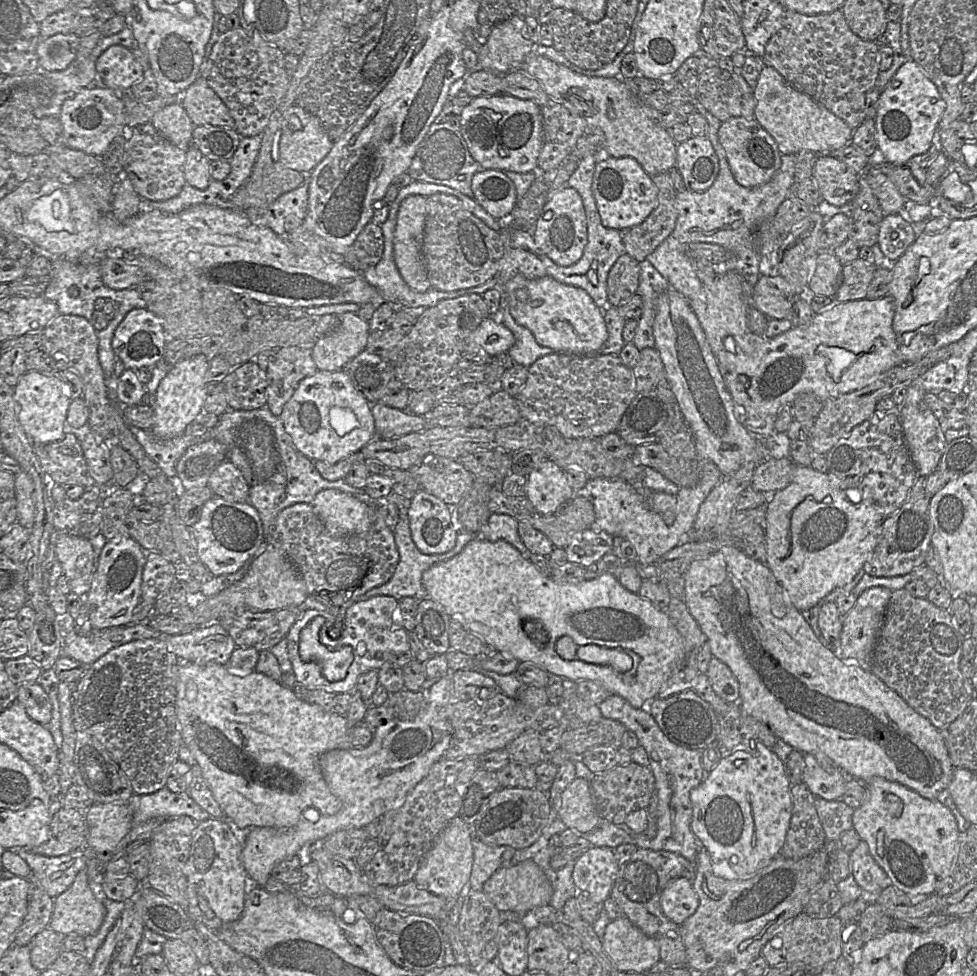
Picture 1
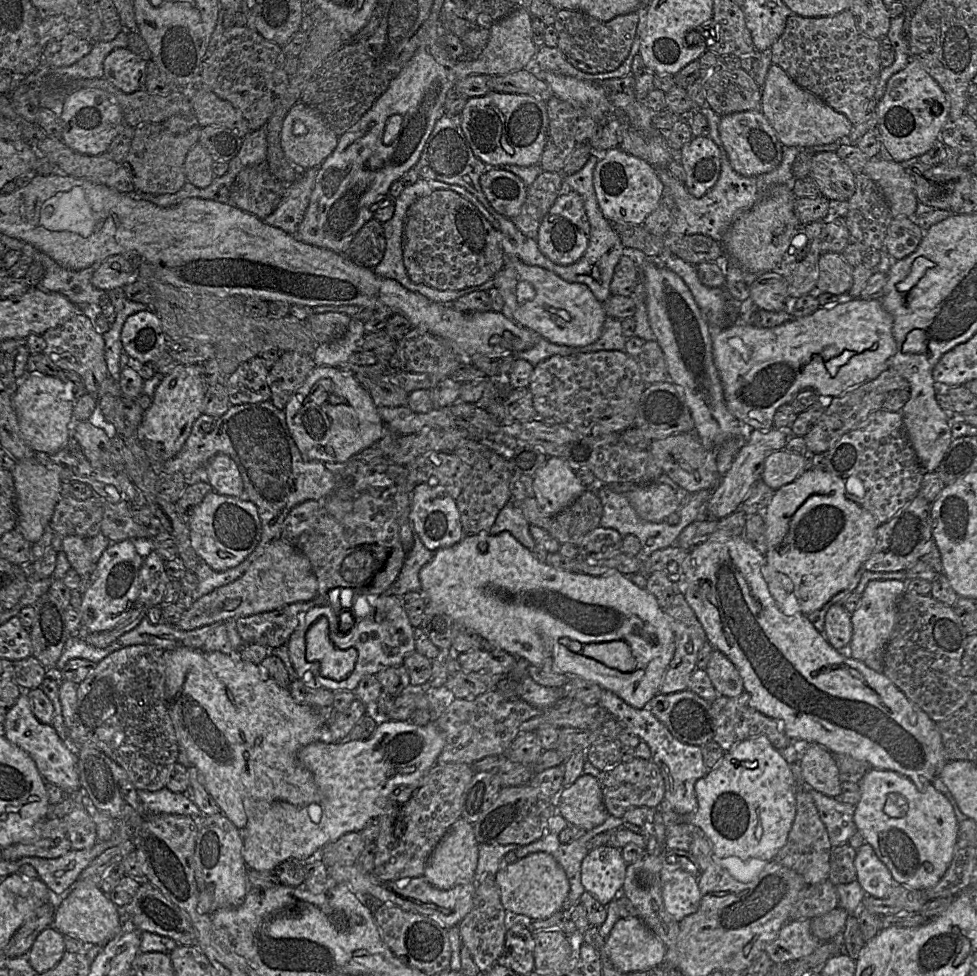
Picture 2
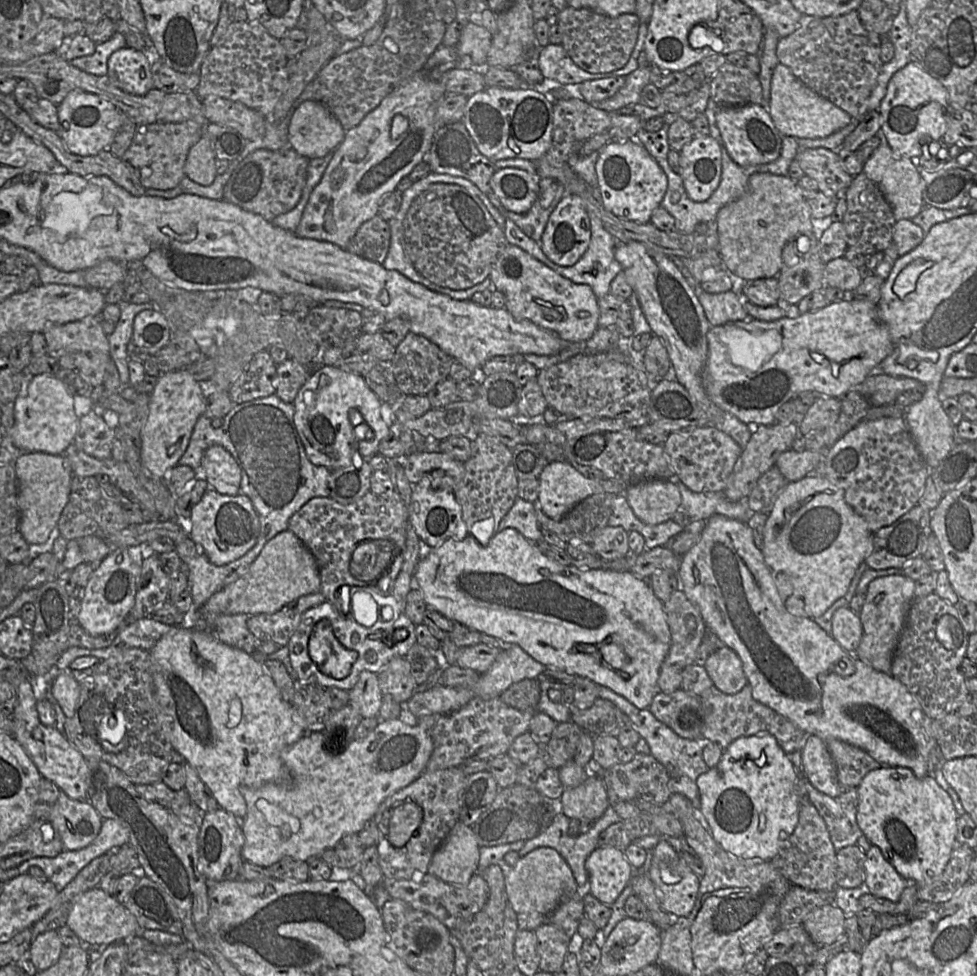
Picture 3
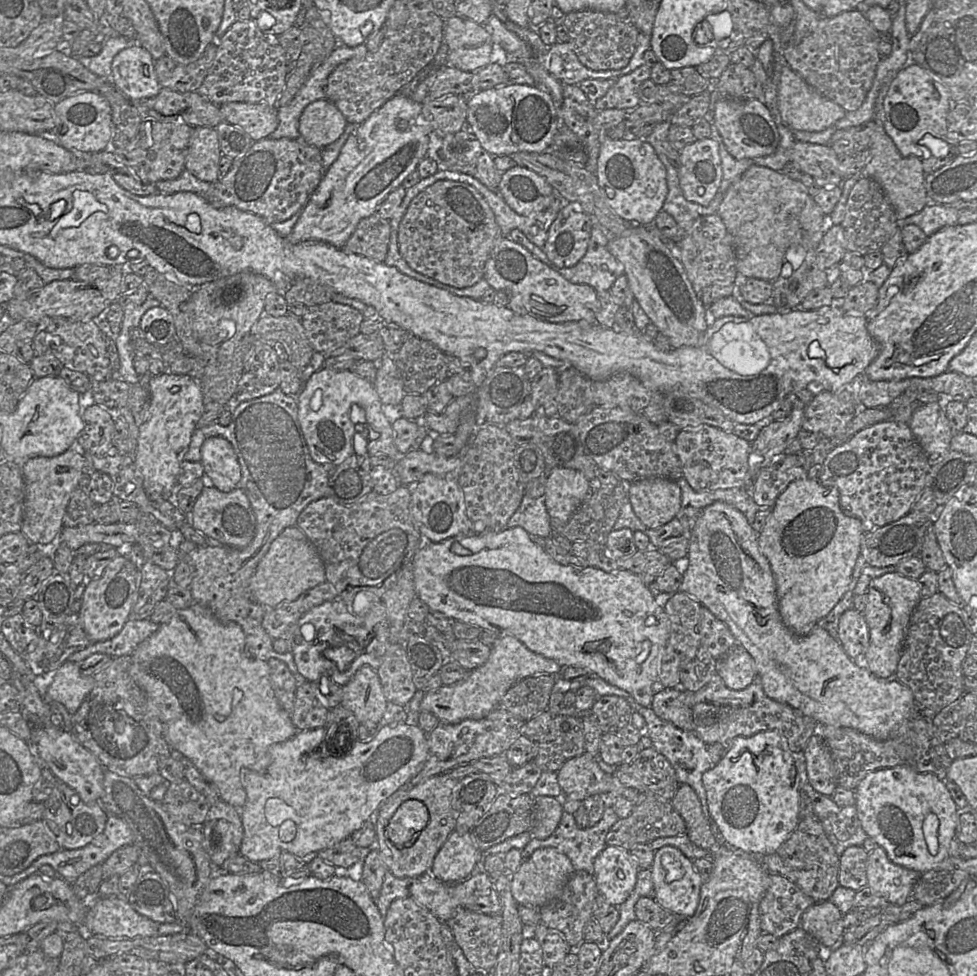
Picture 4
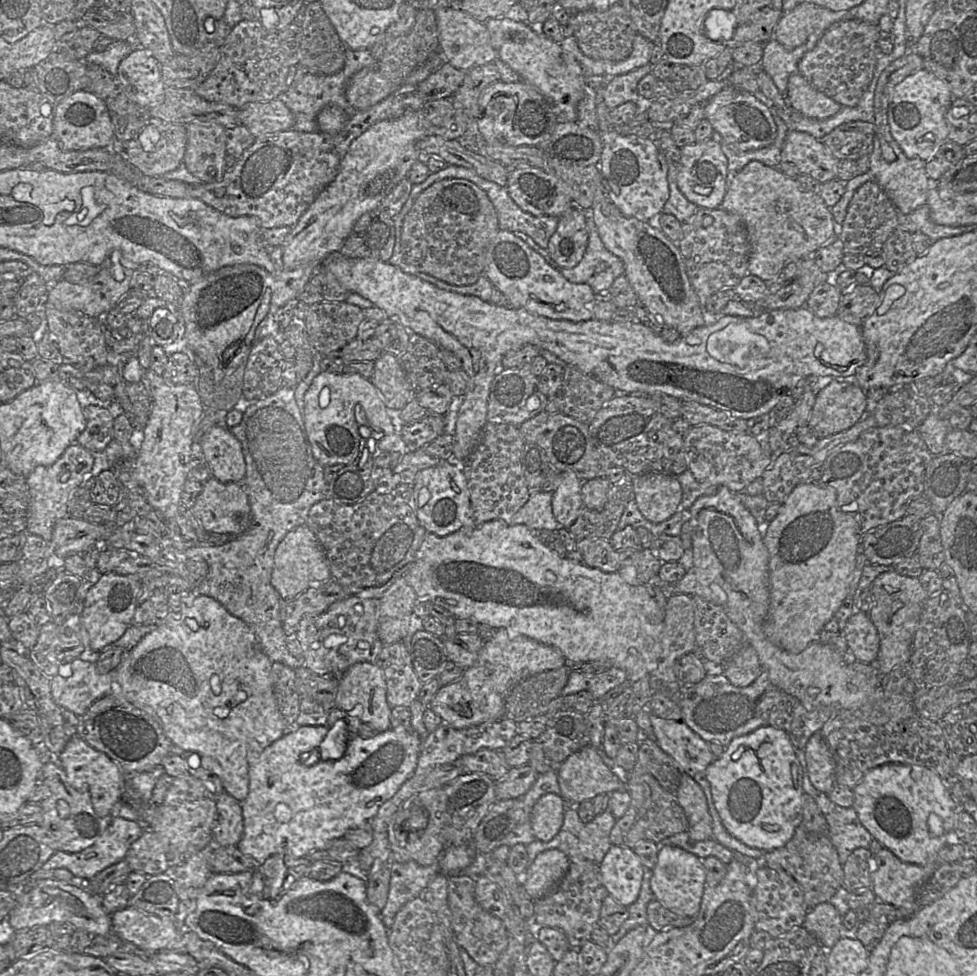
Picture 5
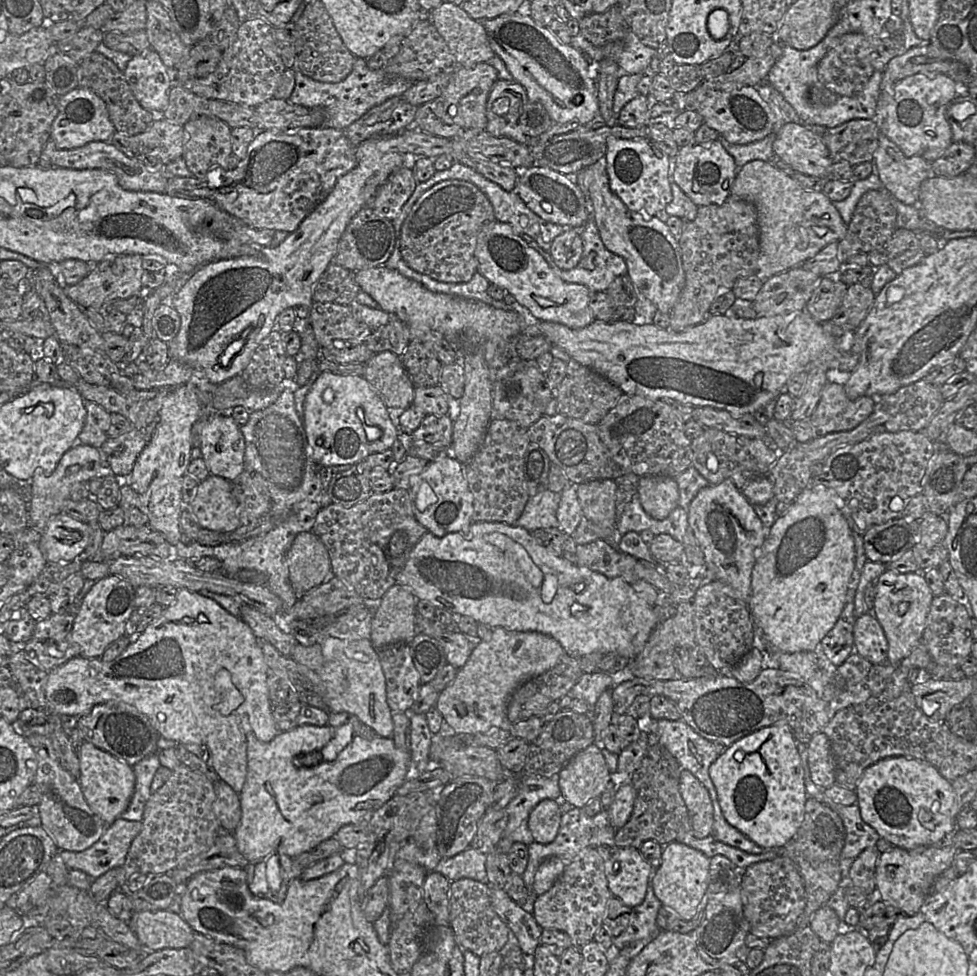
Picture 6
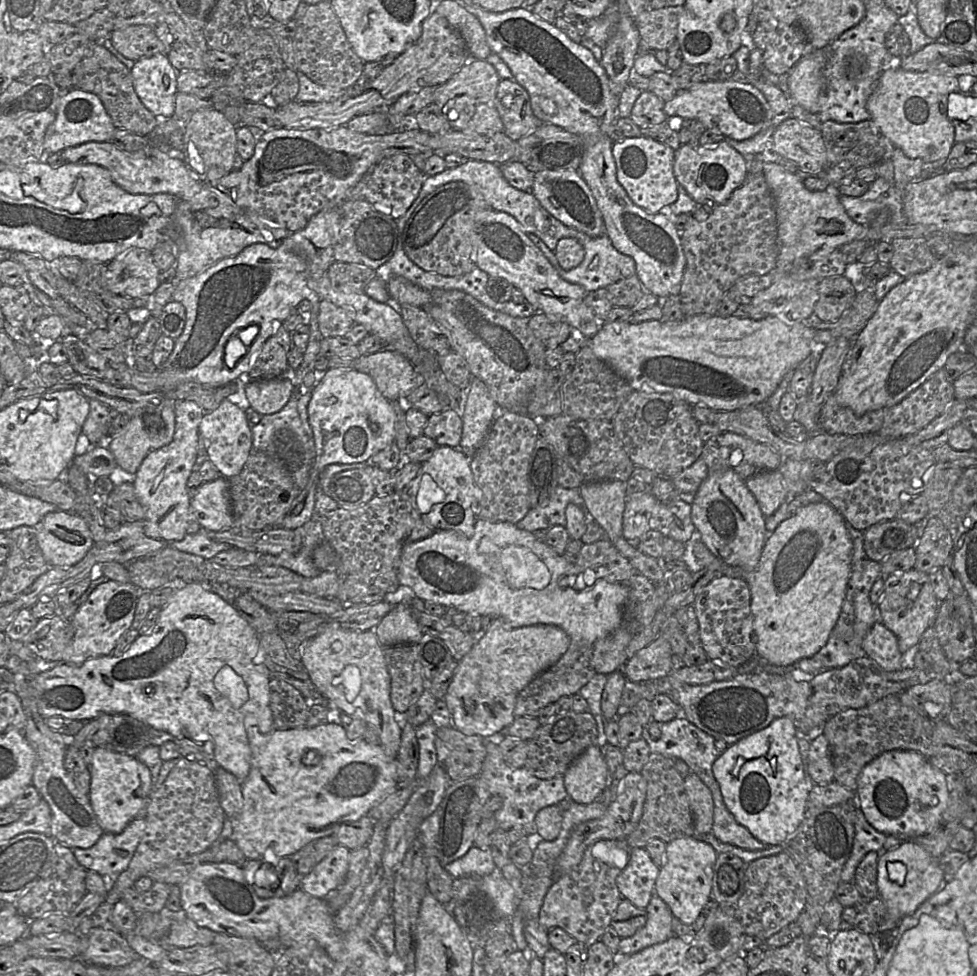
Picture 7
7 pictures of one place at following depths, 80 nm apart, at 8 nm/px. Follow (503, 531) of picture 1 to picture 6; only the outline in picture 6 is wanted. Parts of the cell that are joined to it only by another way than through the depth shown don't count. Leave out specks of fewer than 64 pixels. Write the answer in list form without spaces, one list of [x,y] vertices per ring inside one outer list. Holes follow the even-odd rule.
[[[545,490],[529,497],[521,516],[513,523],[532,532],[536,529],[559,528],[557,509],[561,493]]]

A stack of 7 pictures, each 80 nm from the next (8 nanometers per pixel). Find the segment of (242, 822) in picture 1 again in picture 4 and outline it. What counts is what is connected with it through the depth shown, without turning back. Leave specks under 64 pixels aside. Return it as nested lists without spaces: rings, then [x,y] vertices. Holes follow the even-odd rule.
[[[195,602],[186,609],[177,610],[168,622],[159,625],[157,631],[142,641],[130,657],[131,676],[145,694],[150,710],[154,712],[155,716],[161,722],[164,738],[169,747],[179,751],[184,757],[192,761],[194,766],[217,787],[220,800],[241,810],[246,803],[246,791],[241,781],[241,770],[243,768],[249,768],[257,772],[265,772],[269,765],[269,747],[273,744],[288,740],[298,731],[293,725],[291,715],[281,707],[275,696],[267,661],[259,660],[249,654],[245,634],[239,624],[236,622],[222,623],[208,607]]]

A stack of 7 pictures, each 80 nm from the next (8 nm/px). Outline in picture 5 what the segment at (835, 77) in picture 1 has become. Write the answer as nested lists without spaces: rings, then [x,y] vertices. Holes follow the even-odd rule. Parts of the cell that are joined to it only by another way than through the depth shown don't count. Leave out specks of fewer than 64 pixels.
[[[844,20],[834,23],[820,38],[816,46],[808,51],[798,64],[798,72],[817,90],[842,106],[854,107],[870,85],[878,58],[878,41],[881,31],[875,24],[860,20]]]

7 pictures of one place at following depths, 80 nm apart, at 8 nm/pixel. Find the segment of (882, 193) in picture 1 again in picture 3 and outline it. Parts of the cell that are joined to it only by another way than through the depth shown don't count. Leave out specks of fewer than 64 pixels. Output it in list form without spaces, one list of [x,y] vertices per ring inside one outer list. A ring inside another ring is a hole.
[[[881,129],[879,137],[881,138],[880,145],[864,163],[863,172],[879,186],[893,210],[896,221],[912,219],[922,211],[924,204],[924,181],[919,173],[918,166],[910,158],[894,155]]]

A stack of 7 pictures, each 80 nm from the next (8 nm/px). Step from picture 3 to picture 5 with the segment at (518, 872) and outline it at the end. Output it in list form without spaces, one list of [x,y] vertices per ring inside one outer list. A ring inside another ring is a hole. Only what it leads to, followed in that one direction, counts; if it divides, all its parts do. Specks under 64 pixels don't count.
[[[558,849],[541,852],[530,863],[521,878],[521,884],[532,900],[552,891],[570,866],[568,857]]]

